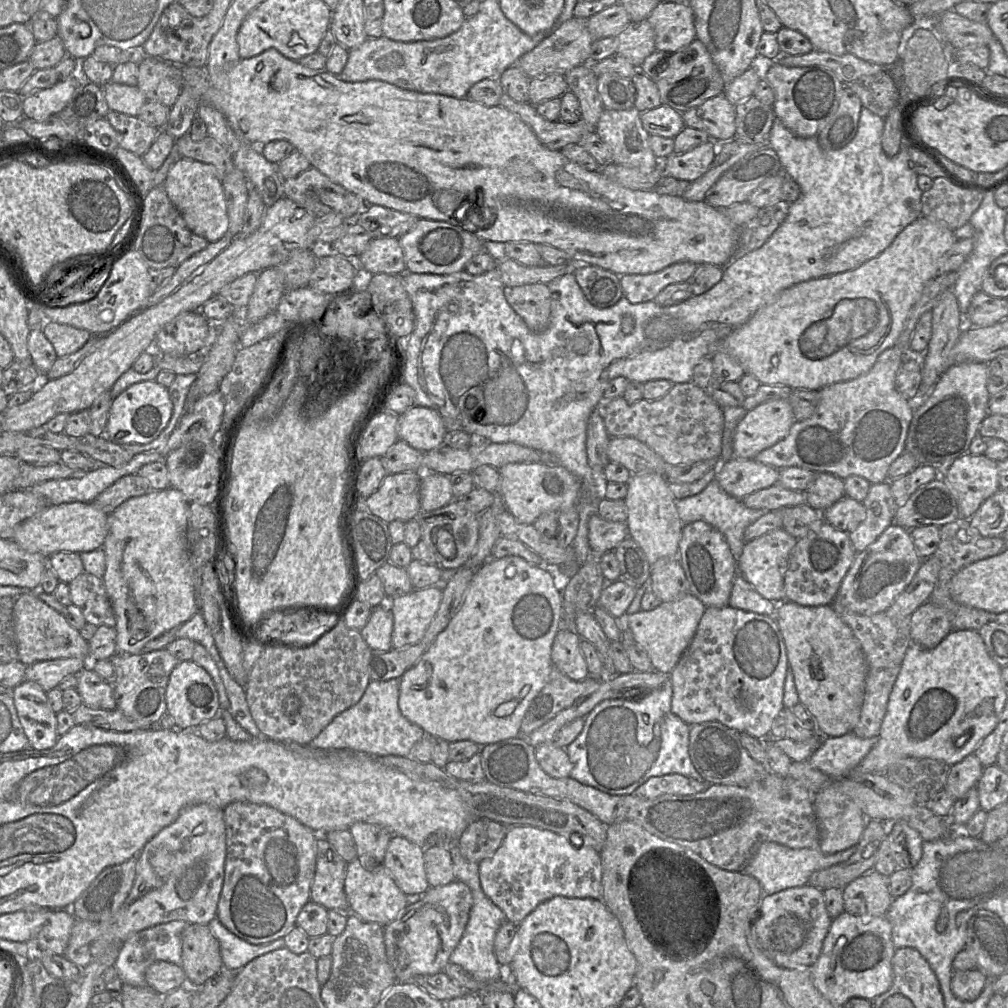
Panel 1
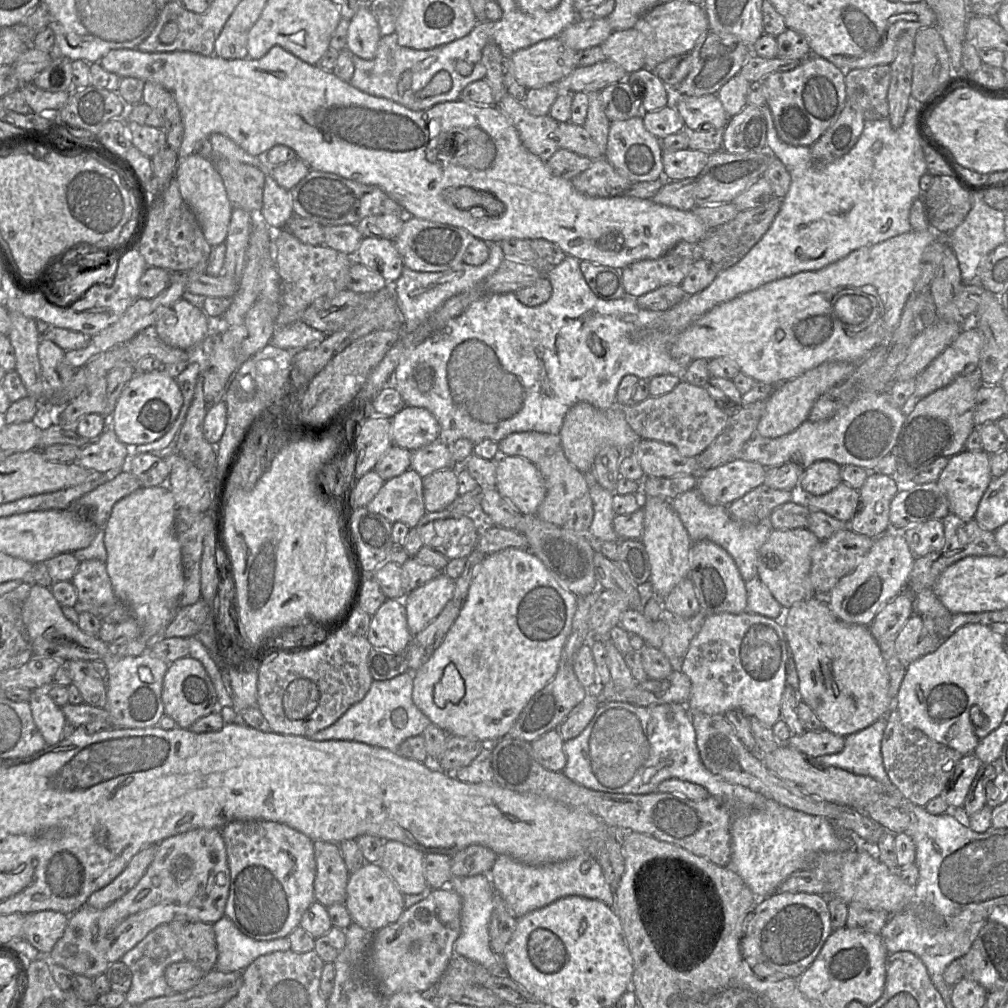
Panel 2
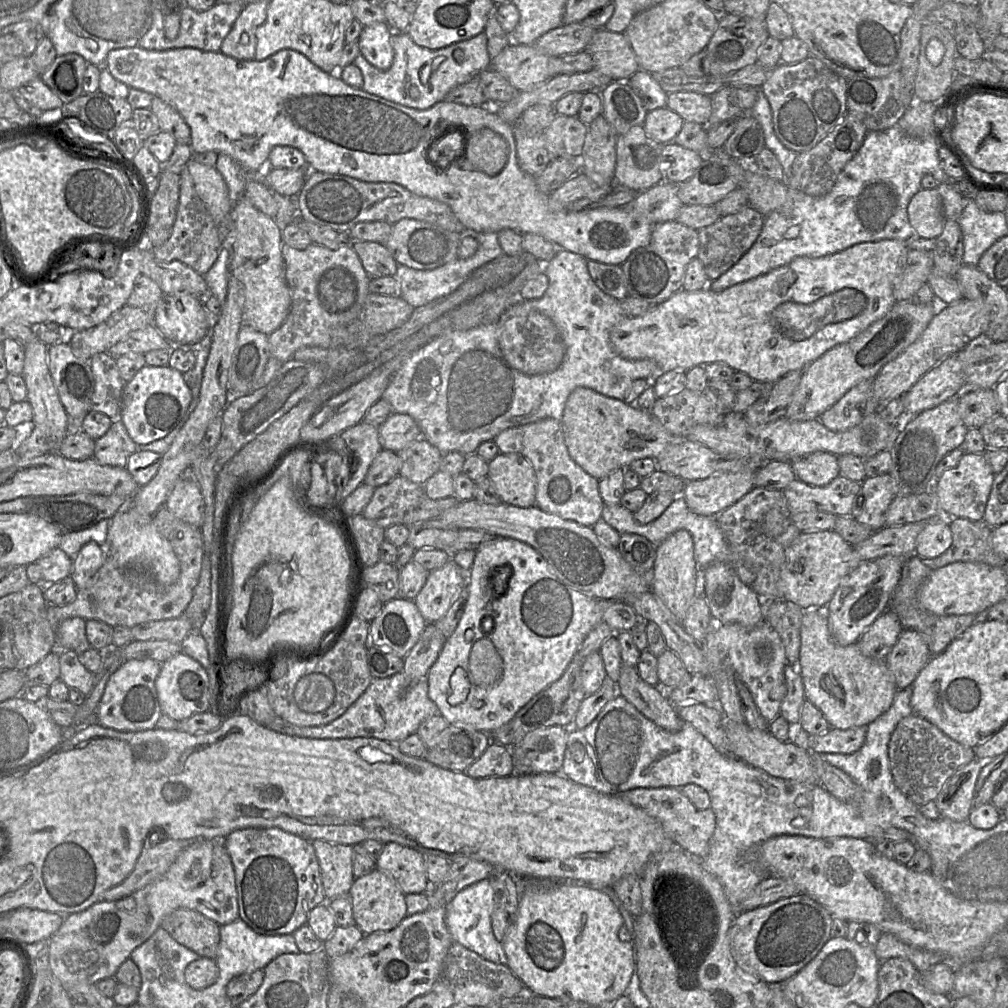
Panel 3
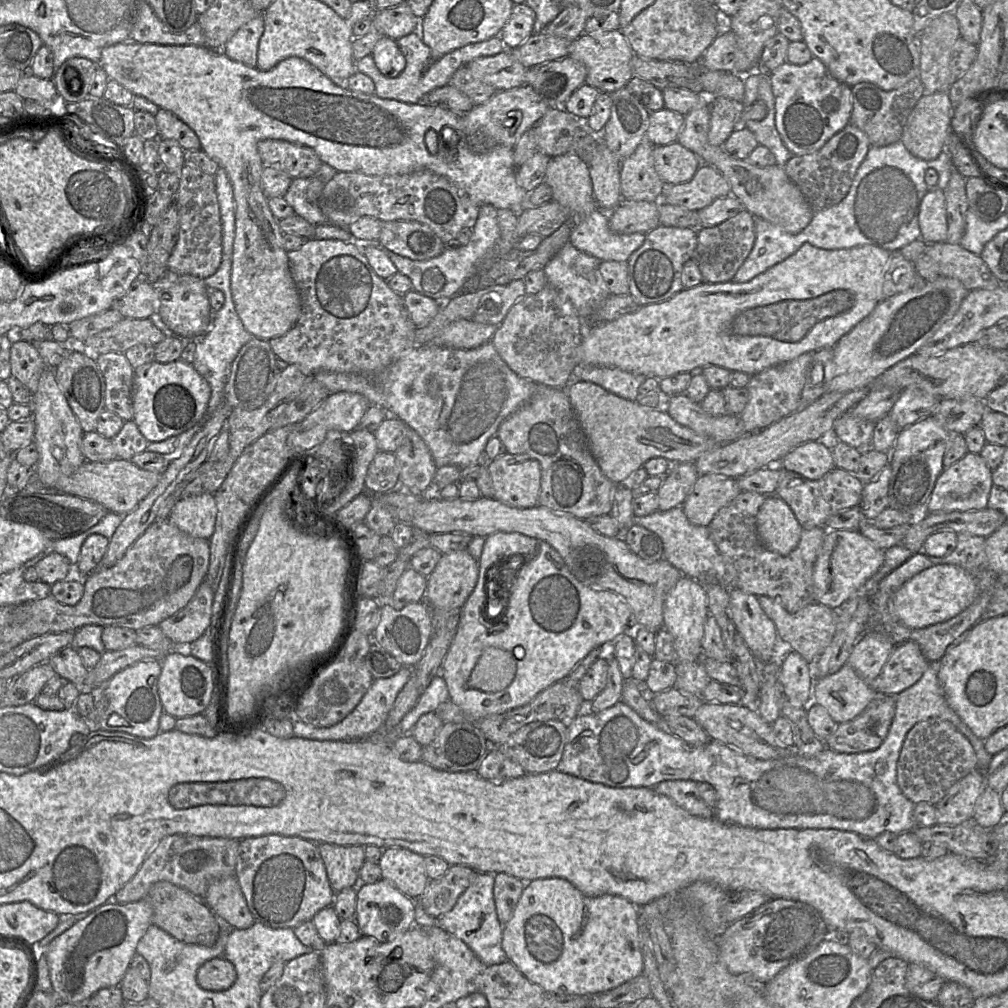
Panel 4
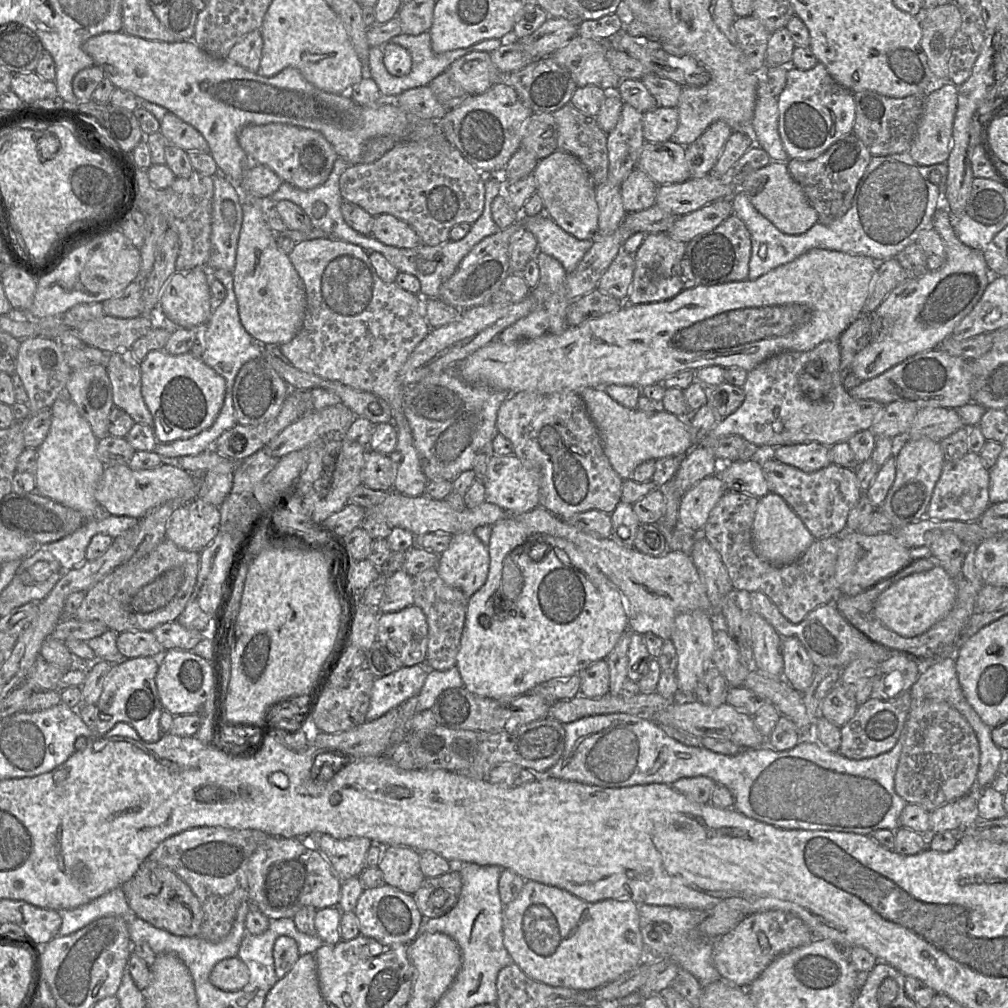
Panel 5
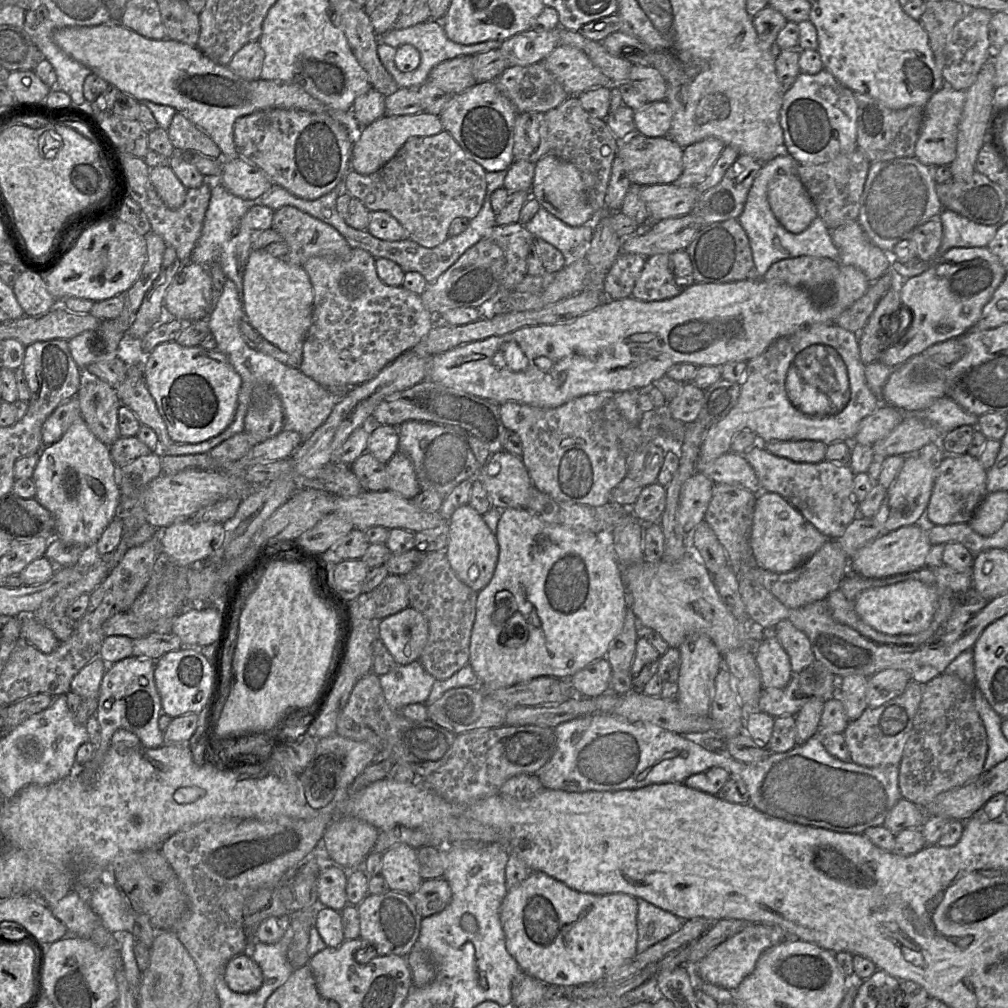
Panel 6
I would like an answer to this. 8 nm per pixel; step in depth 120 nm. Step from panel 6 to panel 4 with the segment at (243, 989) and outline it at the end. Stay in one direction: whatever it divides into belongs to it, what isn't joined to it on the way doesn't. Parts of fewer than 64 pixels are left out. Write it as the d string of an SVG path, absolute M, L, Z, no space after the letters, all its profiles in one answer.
M220 957L205 962L197 971L197 984L206 991L221 992L231 988L237 979L233 964Z

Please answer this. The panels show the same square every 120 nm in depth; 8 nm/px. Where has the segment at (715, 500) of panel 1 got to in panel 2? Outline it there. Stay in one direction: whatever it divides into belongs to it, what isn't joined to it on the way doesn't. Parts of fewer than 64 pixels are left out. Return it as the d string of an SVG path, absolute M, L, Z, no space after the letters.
M697 489L682 493L670 504L678 514L692 542L709 540L726 550L733 558L739 573L745 582L757 577L758 552L773 532L769 518L756 525L744 525L733 520L727 506L706 503Z

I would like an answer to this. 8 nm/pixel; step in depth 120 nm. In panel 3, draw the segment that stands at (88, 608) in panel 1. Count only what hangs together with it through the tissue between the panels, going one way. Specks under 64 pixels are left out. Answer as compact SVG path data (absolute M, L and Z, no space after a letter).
M95 541L85 544L73 560L70 577L77 589L83 589L106 561L106 550Z

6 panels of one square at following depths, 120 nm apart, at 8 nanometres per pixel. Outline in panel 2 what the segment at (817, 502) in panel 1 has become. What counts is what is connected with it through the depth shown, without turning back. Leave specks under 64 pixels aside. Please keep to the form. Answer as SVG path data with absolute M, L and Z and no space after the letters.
M820 460L804 470L798 489L800 493L820 496L830 492L841 482L841 466L830 460Z

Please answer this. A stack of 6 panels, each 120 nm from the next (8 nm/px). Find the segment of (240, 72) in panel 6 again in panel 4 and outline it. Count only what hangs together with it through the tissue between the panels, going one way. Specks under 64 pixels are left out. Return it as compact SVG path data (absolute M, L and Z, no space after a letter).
M259 14L235 32L223 46L222 52L234 61L256 67L258 44L263 31L264 20Z

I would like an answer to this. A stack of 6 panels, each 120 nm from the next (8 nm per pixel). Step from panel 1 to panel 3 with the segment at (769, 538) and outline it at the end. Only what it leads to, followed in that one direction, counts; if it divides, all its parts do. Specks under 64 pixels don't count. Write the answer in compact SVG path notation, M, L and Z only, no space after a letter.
M834 530L801 532L785 550L777 583L781 599L803 609L825 609L841 581L860 563L853 546Z

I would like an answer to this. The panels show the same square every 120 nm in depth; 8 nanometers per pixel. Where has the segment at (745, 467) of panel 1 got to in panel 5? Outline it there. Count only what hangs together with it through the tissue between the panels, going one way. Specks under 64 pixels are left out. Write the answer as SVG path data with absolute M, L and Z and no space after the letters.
M717 473L699 481L680 500L679 523L694 532L702 532L711 510L726 491Z

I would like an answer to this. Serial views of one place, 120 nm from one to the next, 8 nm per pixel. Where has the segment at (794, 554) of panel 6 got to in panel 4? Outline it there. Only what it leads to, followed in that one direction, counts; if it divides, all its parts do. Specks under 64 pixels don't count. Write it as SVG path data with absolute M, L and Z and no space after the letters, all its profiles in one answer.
M777 495L766 497L758 511L756 525L762 544L781 555L796 548L803 531L789 505Z

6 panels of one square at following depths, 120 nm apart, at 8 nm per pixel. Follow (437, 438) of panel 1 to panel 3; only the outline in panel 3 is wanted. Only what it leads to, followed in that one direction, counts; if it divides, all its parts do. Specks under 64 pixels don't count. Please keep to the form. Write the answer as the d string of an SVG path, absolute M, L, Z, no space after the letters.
M392 413L379 427L382 448L396 453L421 437L418 424L408 414Z

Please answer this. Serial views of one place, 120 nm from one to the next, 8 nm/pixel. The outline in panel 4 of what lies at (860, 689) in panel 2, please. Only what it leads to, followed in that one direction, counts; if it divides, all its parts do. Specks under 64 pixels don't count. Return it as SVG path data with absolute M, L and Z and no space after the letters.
M848 663L834 674L815 679L813 685L813 702L822 706L837 724L856 718L876 695L873 684L861 679Z

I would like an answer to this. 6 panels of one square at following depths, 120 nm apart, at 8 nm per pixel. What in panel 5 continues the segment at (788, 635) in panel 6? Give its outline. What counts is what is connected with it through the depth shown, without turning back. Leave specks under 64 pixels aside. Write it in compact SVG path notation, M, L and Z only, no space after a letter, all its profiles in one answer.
M796 637L783 638L784 668L782 677L798 692L804 693L813 681L816 666Z

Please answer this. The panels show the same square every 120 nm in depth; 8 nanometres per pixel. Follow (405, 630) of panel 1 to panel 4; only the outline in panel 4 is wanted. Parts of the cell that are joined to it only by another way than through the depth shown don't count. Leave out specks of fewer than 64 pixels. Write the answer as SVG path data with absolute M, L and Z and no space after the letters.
M464 550L442 554L427 577L424 601L441 610L461 609L475 588L479 562Z

